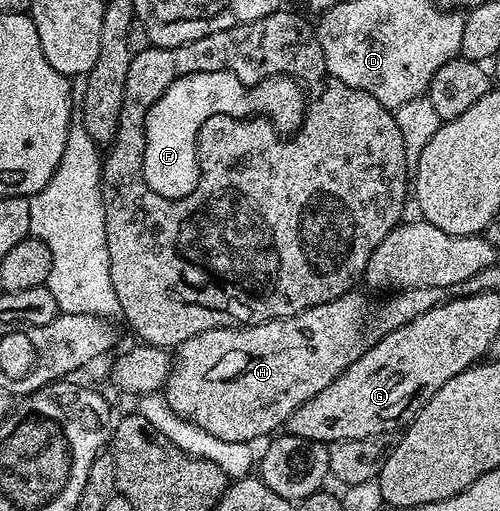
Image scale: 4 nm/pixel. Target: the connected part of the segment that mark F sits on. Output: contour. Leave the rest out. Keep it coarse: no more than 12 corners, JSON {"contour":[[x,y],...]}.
{"contour":[[185,74],[148,109],[141,173],[183,198],[201,176],[210,118],[300,128],[302,86]]}

